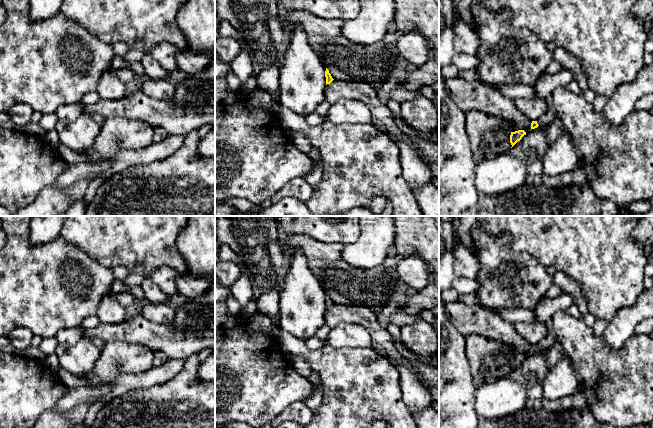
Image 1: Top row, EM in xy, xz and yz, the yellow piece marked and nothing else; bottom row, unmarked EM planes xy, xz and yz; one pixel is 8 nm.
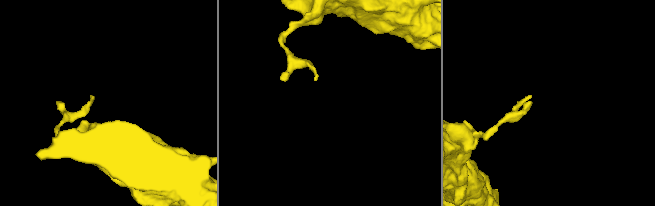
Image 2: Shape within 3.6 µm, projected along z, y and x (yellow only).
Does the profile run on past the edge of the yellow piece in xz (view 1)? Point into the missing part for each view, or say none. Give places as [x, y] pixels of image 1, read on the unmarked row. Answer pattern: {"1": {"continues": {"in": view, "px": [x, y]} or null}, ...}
{"1": {"continues": null}}

